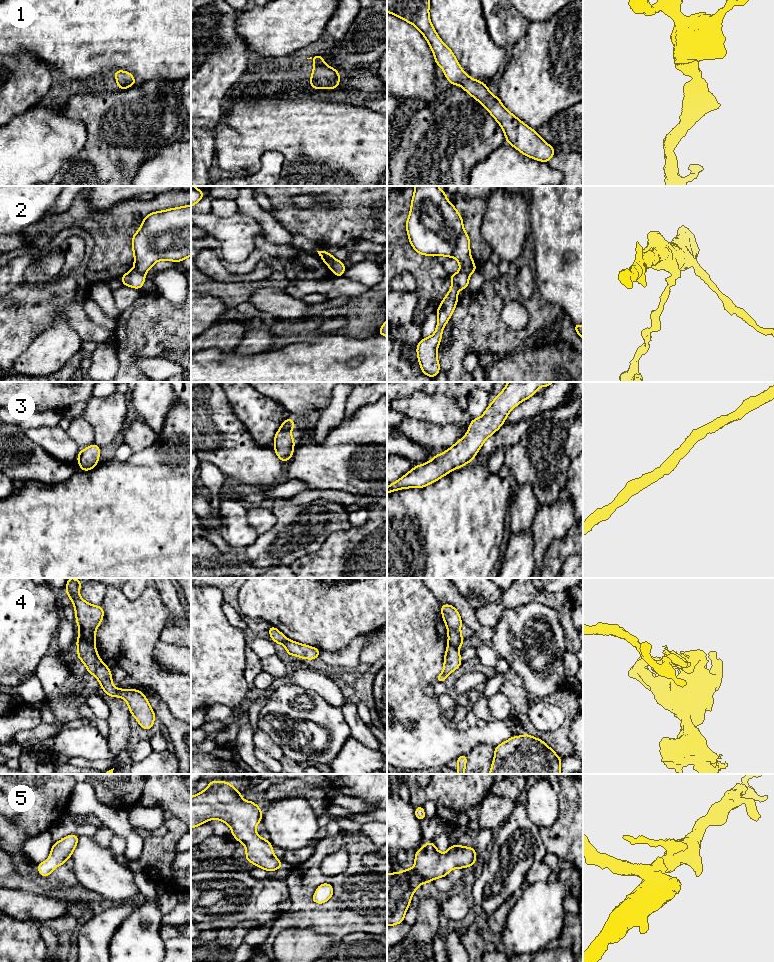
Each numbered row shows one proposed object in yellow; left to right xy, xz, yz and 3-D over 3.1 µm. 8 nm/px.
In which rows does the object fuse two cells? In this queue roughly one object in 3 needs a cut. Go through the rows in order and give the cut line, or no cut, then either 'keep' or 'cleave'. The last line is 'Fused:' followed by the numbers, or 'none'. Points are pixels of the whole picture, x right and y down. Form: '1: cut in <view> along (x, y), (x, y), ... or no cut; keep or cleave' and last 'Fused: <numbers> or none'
1: no cut; keep
2: cut in xy along (133, 268), (144, 275); cleave
3: no cut; keep
4: cut in xy along (79, 634), (94, 647); cleave
5: no cut; keep
Fused: 2, 4

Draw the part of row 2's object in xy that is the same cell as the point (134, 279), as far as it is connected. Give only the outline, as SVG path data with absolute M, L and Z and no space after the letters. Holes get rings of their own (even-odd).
M133 268L121 277L121 281L125 286L141 289L145 282L145 275Z

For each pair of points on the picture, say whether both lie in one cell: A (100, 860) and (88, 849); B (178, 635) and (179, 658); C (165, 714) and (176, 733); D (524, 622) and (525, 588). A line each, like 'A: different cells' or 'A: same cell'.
A: same cell
B: different cells
C: same cell
D: different cells

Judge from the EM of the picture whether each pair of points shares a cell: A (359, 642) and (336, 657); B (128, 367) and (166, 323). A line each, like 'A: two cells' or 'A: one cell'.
A: one cell
B: one cell

